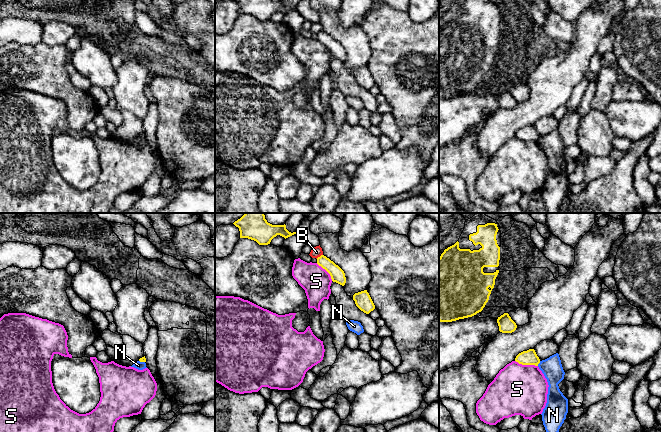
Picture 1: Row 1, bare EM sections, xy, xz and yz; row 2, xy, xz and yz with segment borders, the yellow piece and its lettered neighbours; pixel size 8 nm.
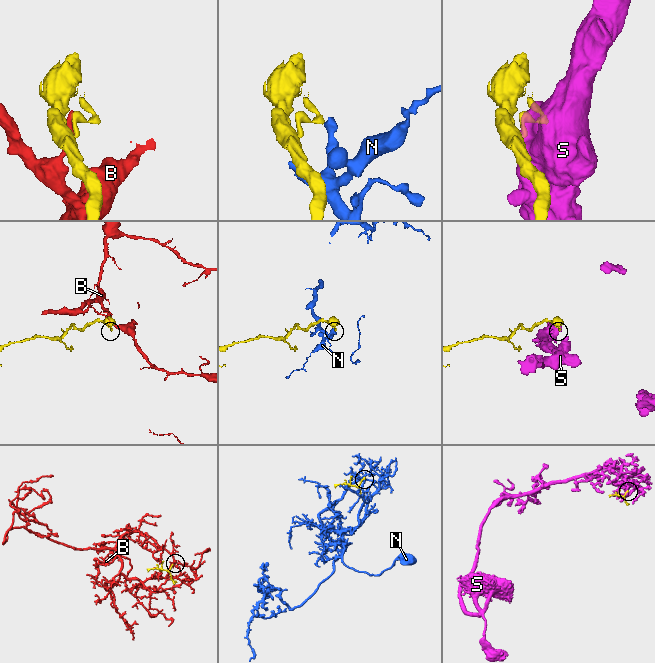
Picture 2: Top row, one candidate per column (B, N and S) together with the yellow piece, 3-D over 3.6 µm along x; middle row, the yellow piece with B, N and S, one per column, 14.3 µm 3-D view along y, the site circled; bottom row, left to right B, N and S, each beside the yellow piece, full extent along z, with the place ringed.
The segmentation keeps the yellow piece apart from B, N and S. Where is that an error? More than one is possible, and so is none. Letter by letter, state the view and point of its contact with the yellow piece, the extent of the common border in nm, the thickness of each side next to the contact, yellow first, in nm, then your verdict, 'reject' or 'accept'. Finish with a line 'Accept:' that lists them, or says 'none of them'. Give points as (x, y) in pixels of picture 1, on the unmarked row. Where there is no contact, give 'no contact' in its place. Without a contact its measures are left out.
B: meets yellow in xz at (320, 32); contact 70 nm long; 110 nm thick on the yellow side, 90 nm on the other; reject
N: meets yellow in yz at (539, 138); contact 50 nm long; 120 nm thick on the yellow side, 160 nm on the other; reject
S: meets yellow in yz at (526, 140); contact 190 nm long; 120 nm thick on the yellow side, 400 nm on the other; reject
Accept: none of them

